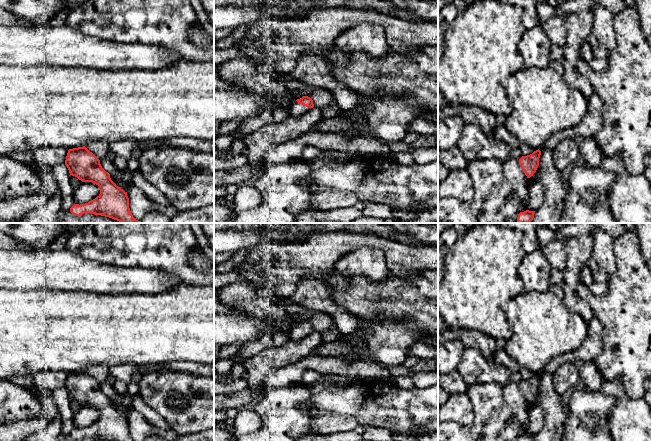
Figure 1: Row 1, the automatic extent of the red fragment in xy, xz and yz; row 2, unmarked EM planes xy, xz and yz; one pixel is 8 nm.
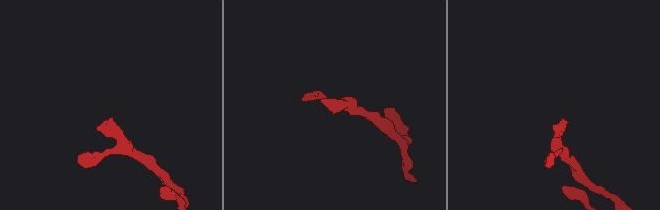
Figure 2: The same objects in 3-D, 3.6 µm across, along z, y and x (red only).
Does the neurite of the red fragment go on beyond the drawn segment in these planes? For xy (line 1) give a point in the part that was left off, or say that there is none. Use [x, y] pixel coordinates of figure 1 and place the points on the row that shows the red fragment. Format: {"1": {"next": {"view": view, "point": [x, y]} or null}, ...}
{"1": {"next": null}}

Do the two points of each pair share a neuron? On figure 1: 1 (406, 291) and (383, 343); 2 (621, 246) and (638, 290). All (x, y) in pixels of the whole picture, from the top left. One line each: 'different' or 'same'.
1: different
2: same

